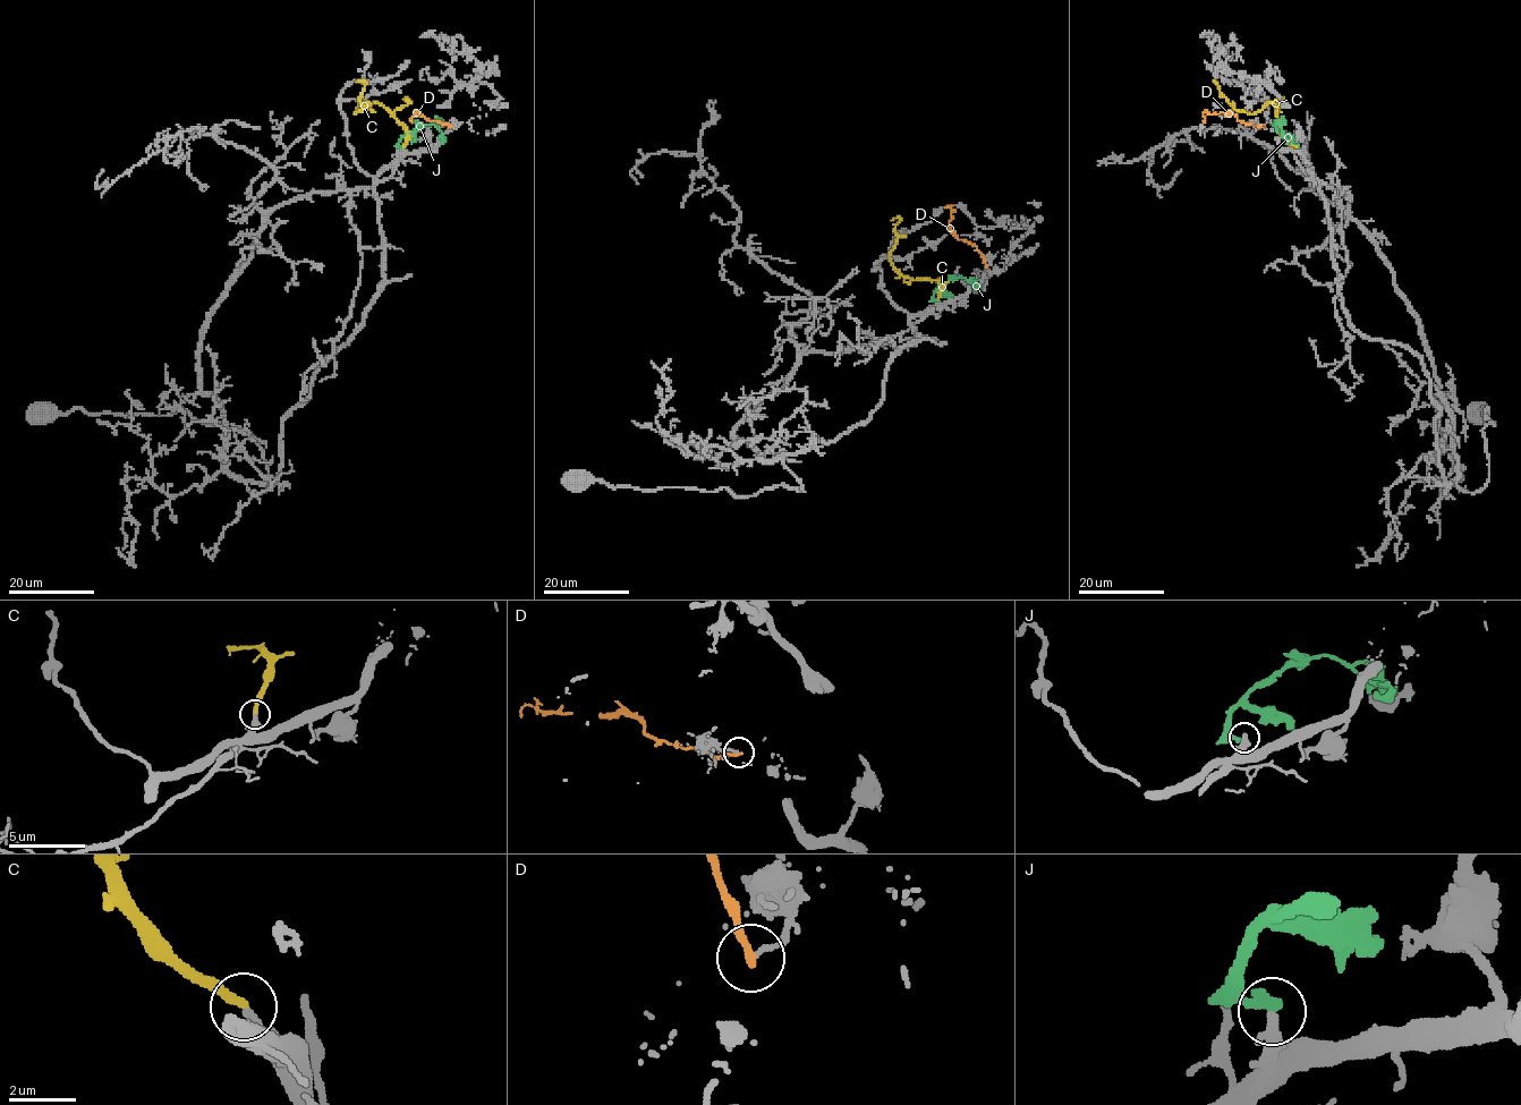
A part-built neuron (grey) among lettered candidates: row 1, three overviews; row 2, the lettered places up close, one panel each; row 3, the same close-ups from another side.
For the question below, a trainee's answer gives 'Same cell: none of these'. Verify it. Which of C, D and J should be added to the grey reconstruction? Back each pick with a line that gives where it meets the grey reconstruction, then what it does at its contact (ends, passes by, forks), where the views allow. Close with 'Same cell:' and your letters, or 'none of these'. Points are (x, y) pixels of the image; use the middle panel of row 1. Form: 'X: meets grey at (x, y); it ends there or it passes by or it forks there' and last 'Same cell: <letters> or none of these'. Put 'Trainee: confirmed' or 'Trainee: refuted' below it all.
C: meets grey at (939, 299); it ends there
Same cell: C
Trainee: refuted

